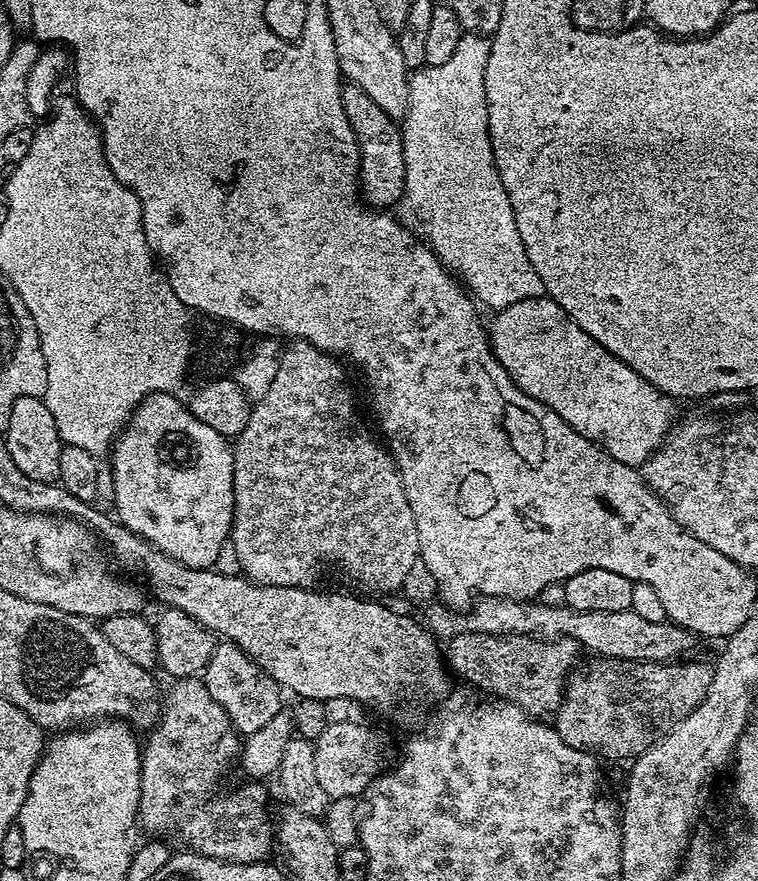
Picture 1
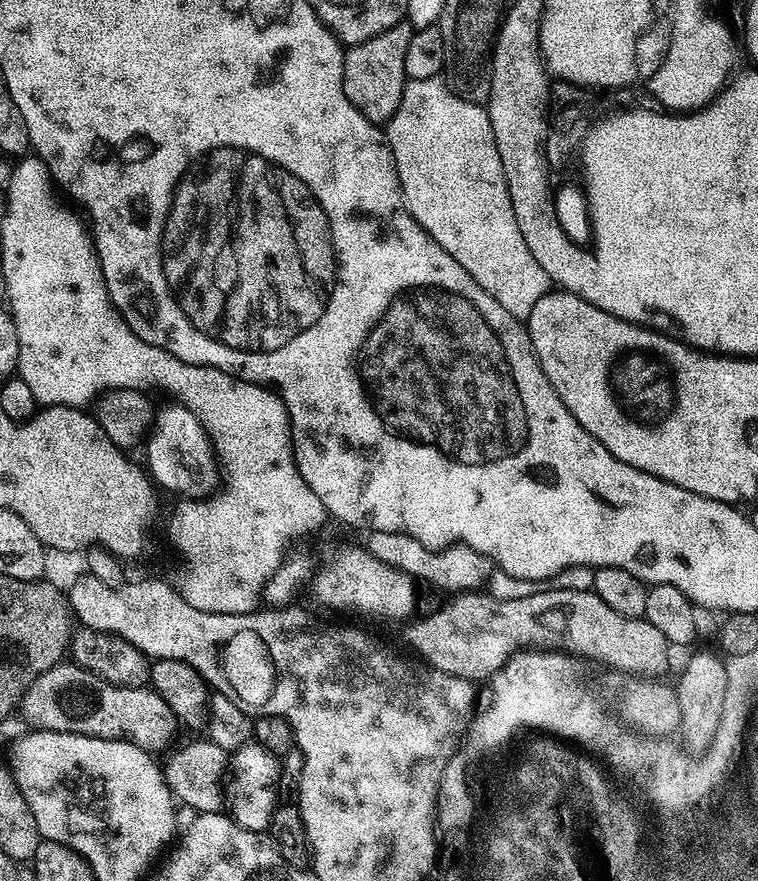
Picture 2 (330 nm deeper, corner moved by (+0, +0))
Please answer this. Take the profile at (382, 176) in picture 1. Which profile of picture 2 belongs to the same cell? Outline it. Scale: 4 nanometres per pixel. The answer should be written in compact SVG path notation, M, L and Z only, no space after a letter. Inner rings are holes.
M401 22L366 42L351 45L344 53L342 86L346 98L350 98L354 107L374 126L387 125L388 119L398 110L398 102L402 102L406 46L410 46L413 31L412 25Z

